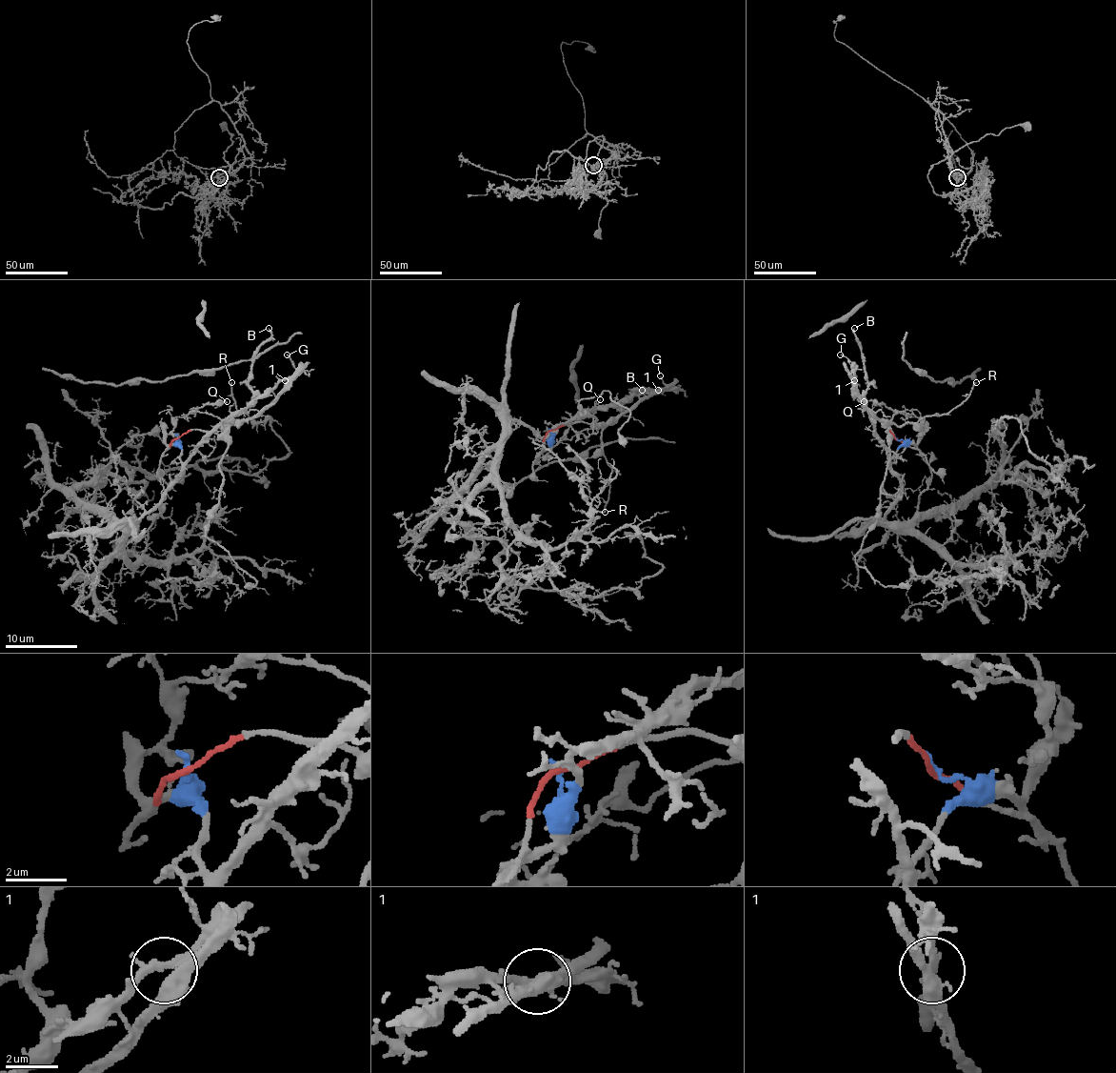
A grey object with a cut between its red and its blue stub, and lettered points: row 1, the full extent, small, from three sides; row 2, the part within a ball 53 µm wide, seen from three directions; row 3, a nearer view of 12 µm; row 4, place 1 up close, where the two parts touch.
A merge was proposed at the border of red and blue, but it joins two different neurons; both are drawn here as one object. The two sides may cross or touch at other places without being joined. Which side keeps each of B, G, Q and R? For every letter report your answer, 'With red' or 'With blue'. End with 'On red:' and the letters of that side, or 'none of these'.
B: With blue
G: With blue
Q: With red
R: With red
On red: Q, R

